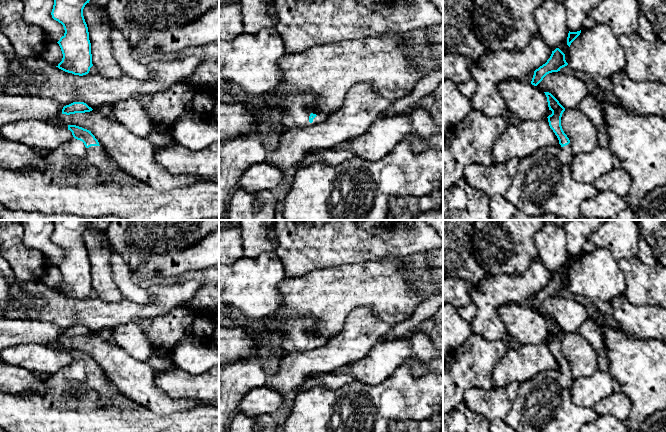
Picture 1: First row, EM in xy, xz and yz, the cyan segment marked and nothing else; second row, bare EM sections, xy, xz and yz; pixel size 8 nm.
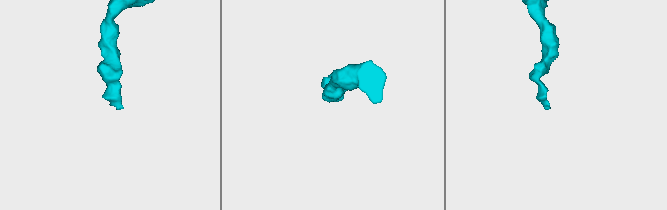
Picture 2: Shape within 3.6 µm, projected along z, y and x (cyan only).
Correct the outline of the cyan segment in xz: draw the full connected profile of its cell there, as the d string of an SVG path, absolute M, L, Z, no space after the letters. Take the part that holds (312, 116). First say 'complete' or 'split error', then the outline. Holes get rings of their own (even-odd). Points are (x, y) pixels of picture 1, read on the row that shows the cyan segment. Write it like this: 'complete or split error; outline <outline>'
split error; outline M291 94L278 100L283 113L285 128L305 128L319 124L328 115L316 107L316 97L312 94Z

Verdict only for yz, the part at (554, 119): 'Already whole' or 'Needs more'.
Needs more

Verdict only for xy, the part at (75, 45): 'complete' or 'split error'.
complete

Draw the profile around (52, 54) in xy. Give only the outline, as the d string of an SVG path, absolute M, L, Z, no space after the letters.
M48 41L41 58L51 65L58 66L63 58L59 44L53 41Z

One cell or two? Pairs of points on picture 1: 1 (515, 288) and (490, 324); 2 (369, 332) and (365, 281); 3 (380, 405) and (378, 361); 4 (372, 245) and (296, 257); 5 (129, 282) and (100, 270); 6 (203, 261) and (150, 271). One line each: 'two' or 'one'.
1: one
2: two
3: two
4: one
5: two
6: one

